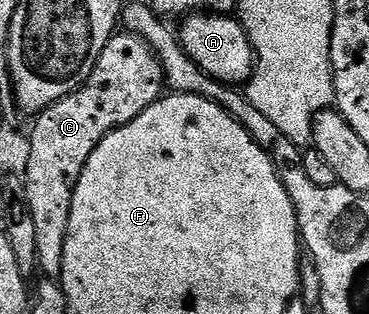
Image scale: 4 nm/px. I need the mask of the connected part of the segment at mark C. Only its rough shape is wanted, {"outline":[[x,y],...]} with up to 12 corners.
{"outline":[[116,32],[34,118],[37,269],[59,279],[89,155],[165,93],[159,54]]}

